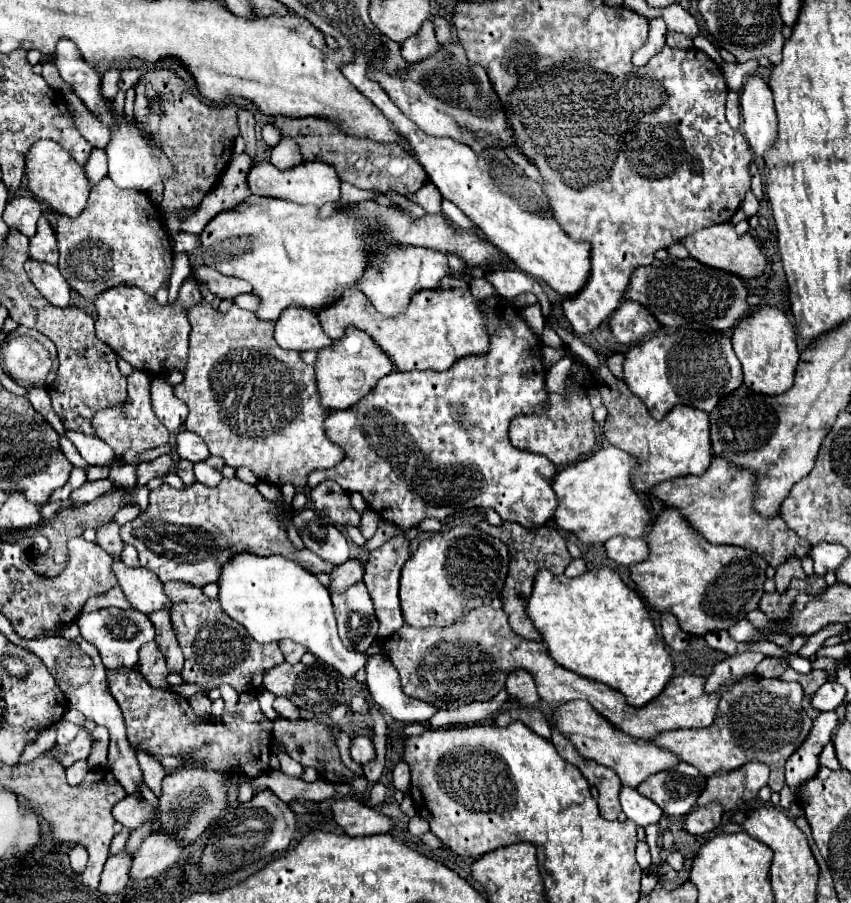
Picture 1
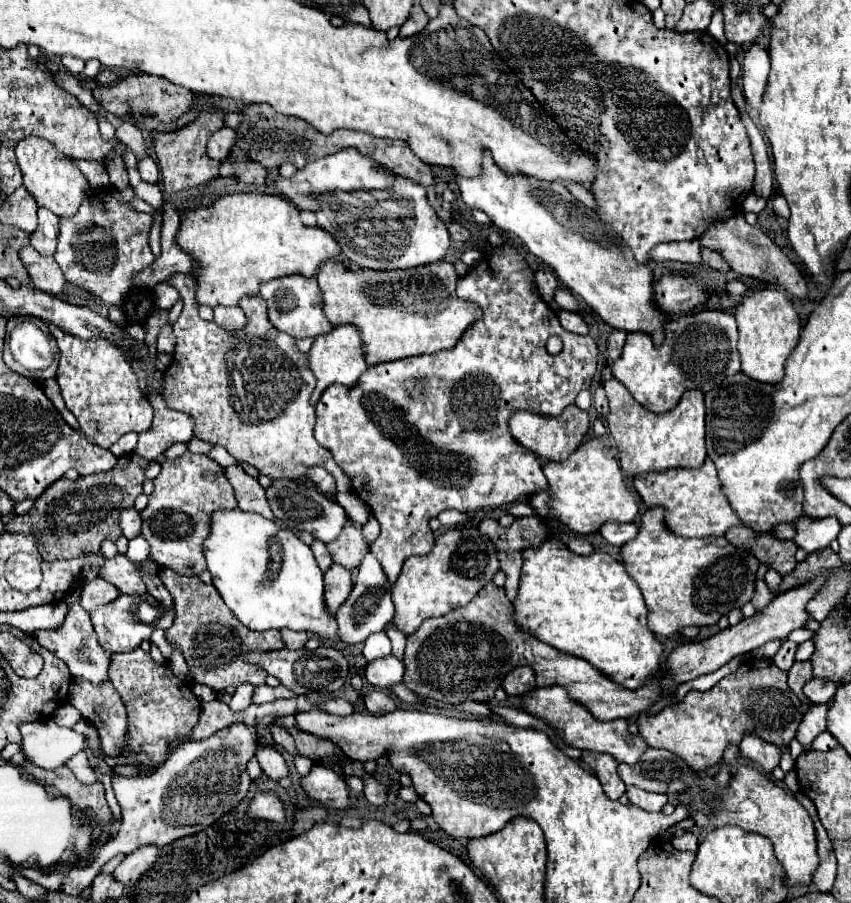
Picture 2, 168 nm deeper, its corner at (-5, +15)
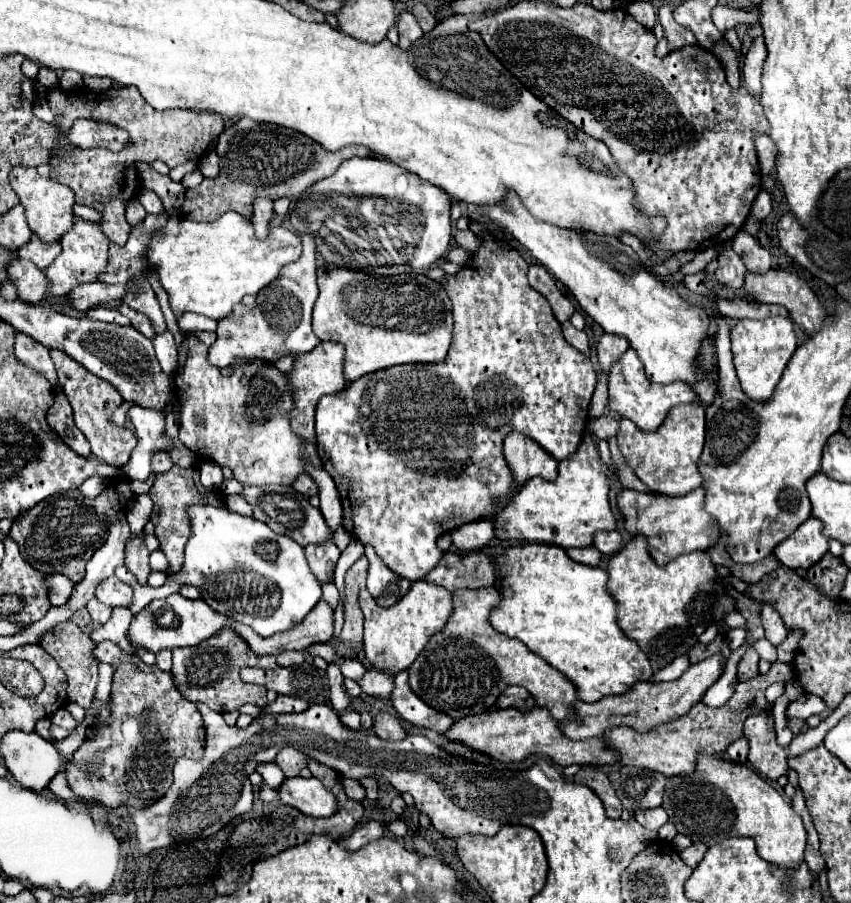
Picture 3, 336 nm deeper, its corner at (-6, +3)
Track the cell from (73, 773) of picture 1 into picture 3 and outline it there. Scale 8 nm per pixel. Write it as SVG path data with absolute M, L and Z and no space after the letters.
M58 773L58 775L50 781L48 789L50 789L56 797L60 797L60 799L64 799L64 801L78 801L78 797L76 797L74 791L70 789L70 785L68 785L64 773Z

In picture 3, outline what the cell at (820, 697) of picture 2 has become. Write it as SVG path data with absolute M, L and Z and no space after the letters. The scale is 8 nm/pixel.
M804 693L800 699L788 705L788 717L796 717L796 719L808 719L810 715L824 715L826 711L828 705L824 703L824 699L810 693Z

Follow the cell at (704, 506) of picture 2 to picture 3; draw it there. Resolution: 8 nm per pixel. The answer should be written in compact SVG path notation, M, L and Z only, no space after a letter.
M698 487L682 497L668 497L662 493L640 493L634 489L622 489L618 493L618 507L624 515L626 529L634 535L646 535L650 545L650 555L658 565L666 565L682 553L692 553L698 549L708 549L720 539L718 521L704 509L706 489Z

